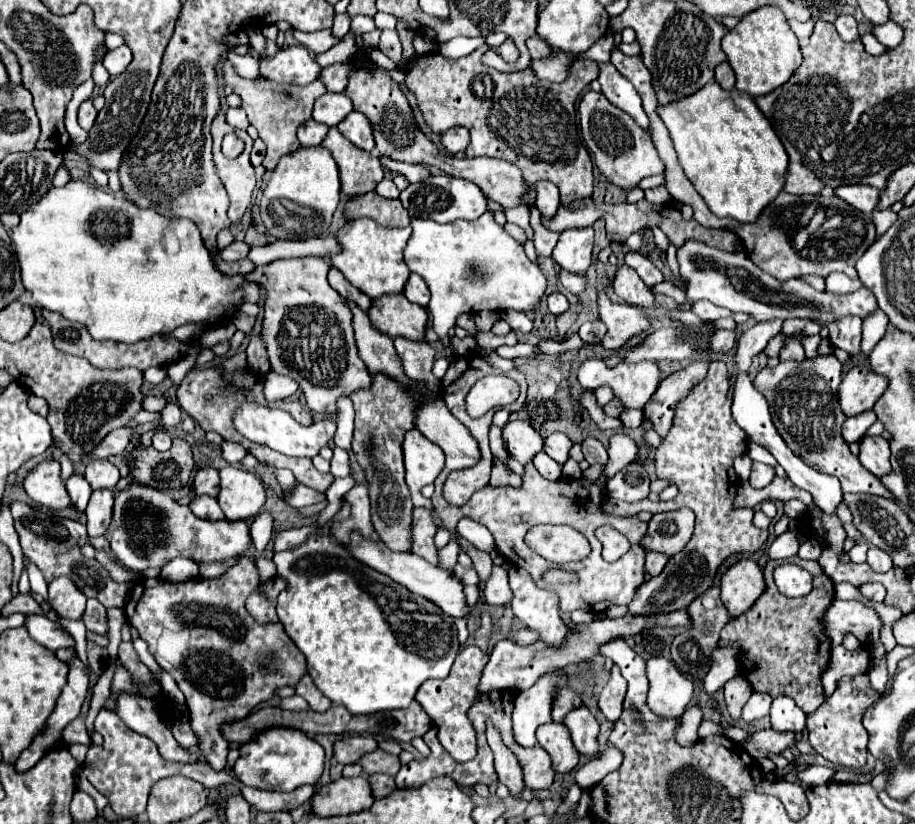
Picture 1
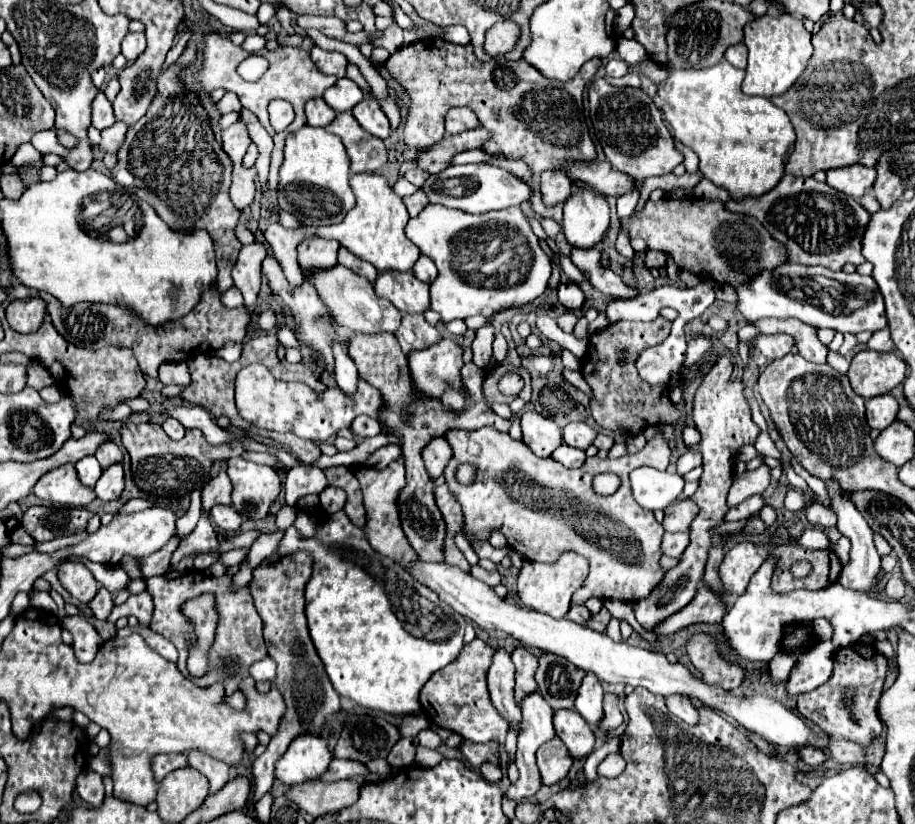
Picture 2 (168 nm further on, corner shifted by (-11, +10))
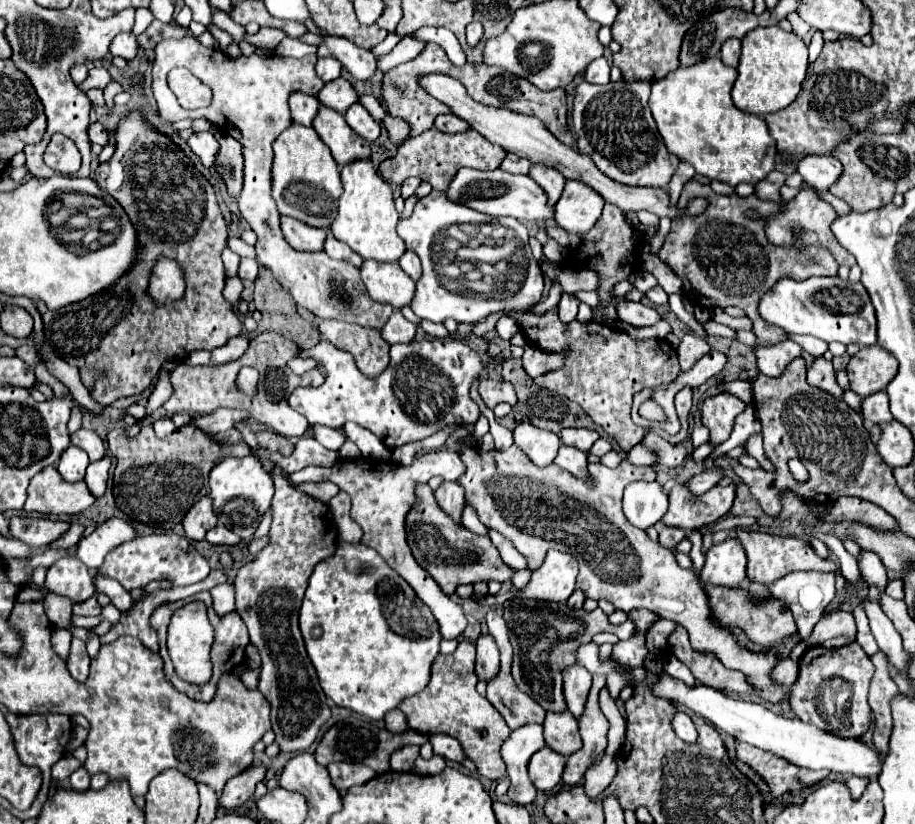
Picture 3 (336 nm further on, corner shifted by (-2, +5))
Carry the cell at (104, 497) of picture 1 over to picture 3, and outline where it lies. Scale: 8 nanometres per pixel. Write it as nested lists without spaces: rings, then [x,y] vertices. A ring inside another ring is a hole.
[[[103,456],[101,460],[97,462],[91,462],[87,466],[87,474],[85,474],[85,482],[91,490],[93,496],[101,496],[107,488],[107,472],[109,472],[109,466],[111,466],[111,458],[109,456]]]

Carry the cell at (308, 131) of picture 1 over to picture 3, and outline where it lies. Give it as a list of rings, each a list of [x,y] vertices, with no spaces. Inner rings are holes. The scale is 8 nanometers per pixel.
[[[293,92],[291,98],[289,98],[293,122],[303,124],[303,126],[311,126],[313,118],[317,116],[319,106],[321,104],[319,104],[317,96],[309,96],[309,94],[303,94],[303,92]]]

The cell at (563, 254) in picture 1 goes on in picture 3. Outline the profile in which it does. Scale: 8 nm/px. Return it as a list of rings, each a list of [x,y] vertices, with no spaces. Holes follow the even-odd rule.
[[[567,180],[555,206],[555,222],[573,234],[587,234],[601,216],[605,200],[583,182]]]

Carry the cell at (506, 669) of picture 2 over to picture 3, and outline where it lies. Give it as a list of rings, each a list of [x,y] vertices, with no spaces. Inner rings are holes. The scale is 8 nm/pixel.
[[[481,634],[477,638],[477,642],[475,642],[475,648],[477,648],[475,672],[477,672],[479,680],[487,682],[499,670],[499,650],[497,650],[497,644],[495,644],[491,634]]]

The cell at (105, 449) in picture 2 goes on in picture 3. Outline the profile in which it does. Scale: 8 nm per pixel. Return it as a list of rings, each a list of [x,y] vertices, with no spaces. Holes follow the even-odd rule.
[[[77,430],[71,434],[71,444],[73,446],[79,446],[83,448],[87,454],[89,454],[89,460],[95,462],[95,460],[101,460],[105,456],[105,446],[103,446],[103,440],[99,438],[97,432],[93,430]]]

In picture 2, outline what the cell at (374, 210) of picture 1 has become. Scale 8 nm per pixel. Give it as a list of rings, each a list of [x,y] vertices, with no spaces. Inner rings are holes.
[[[418,189],[414,195],[408,195],[408,197],[404,197],[402,199],[404,201],[404,205],[406,205],[406,209],[408,209],[408,213],[410,213],[410,217],[418,217],[420,215],[420,211],[428,205],[428,201],[426,201],[426,195]]]

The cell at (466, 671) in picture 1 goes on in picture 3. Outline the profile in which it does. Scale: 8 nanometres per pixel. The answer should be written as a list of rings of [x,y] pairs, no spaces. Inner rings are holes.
[[[461,640],[457,650],[447,656],[437,656],[431,666],[431,680],[415,696],[405,698],[399,704],[399,710],[407,718],[407,726],[421,734],[449,734],[459,740],[465,754],[475,762],[477,772],[489,780],[501,780],[505,776],[505,762],[499,754],[501,744],[509,736],[509,726],[489,706],[489,700],[475,690],[477,674],[475,674],[475,646],[467,640]]]

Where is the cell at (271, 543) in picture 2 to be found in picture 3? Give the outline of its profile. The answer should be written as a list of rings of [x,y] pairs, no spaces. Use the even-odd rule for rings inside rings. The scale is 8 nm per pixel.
[[[211,570],[209,578],[199,582],[199,584],[193,584],[193,586],[181,586],[177,590],[155,590],[151,592],[145,600],[139,600],[129,612],[123,612],[119,622],[115,622],[111,626],[111,630],[103,636],[99,636],[101,644],[107,644],[107,642],[113,642],[117,640],[119,636],[135,636],[139,638],[149,650],[153,652],[159,652],[159,644],[157,644],[157,632],[151,628],[149,624],[149,618],[151,614],[157,610],[157,606],[161,606],[163,602],[177,602],[177,600],[183,600],[183,598],[189,598],[197,592],[203,592],[203,590],[211,590],[213,586],[225,582],[227,576],[223,570]]]

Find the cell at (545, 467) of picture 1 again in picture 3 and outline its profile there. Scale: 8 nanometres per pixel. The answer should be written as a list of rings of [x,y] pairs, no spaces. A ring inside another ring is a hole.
[[[561,446],[559,454],[555,458],[555,464],[571,472],[575,478],[589,478],[587,472],[587,454],[573,448],[573,446]]]

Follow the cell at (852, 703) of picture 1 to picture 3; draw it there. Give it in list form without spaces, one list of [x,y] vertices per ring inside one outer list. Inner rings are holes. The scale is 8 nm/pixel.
[[[857,642],[835,650],[811,646],[799,660],[799,674],[795,684],[791,686],[791,708],[805,724],[813,724],[843,738],[863,736],[873,722],[871,708],[867,704],[867,692],[873,672],[875,666],[871,658],[863,652],[863,648]],[[827,688],[831,688],[837,696],[837,704],[833,704],[831,708],[827,708]]]

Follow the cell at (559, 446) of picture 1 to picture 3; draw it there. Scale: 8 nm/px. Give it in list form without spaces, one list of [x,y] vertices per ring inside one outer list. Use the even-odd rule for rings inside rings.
[[[565,428],[561,430],[561,442],[579,450],[589,452],[589,448],[593,446],[593,442],[599,438],[599,434],[595,430],[589,428]]]

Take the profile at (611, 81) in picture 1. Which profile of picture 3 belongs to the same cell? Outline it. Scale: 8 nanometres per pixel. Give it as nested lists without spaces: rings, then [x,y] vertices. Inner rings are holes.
[[[597,58],[593,60],[587,70],[585,70],[585,82],[591,84],[607,84],[609,82],[609,64],[605,58]]]

